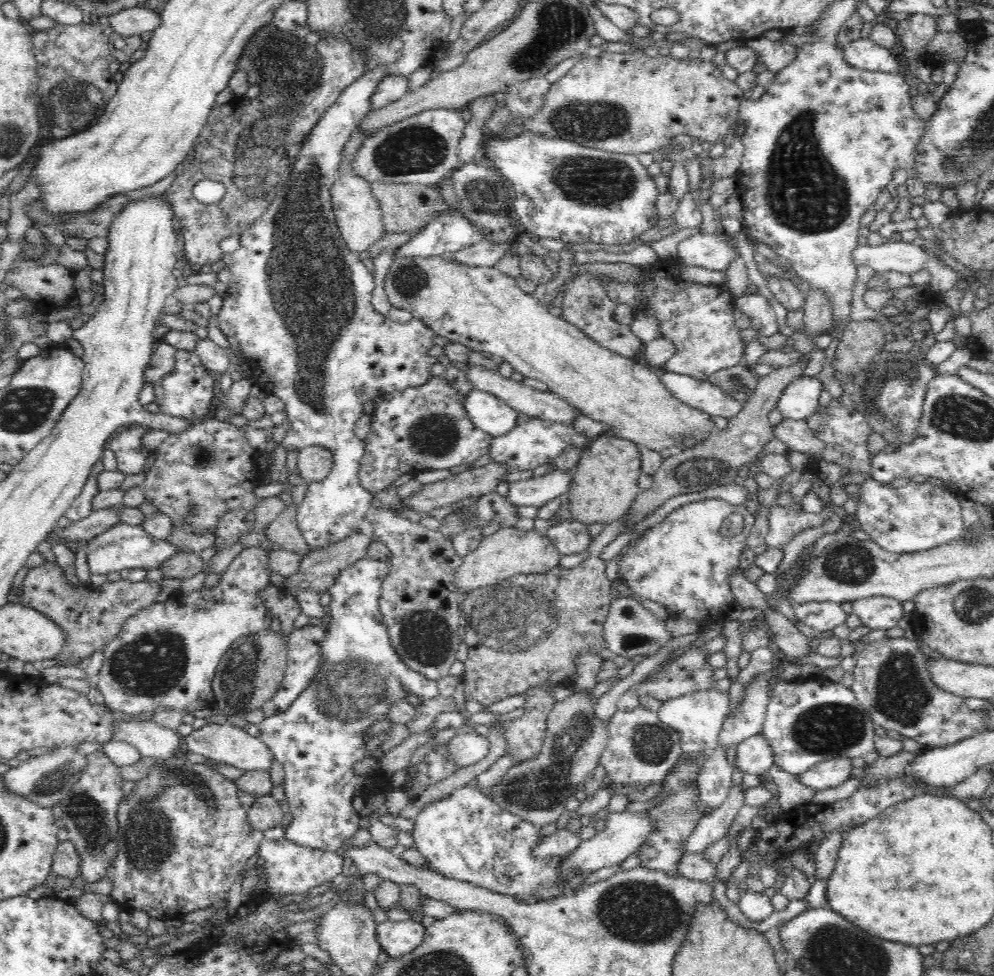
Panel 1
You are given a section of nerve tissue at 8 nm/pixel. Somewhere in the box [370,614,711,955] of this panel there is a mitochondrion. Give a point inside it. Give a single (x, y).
(640, 912)

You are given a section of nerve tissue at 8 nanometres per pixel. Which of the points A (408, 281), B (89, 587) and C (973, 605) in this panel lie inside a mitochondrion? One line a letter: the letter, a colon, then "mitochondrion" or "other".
A: mitochondrion
B: other
C: mitochondrion

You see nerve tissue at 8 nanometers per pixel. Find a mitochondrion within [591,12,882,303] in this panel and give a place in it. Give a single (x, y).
(804, 193)

